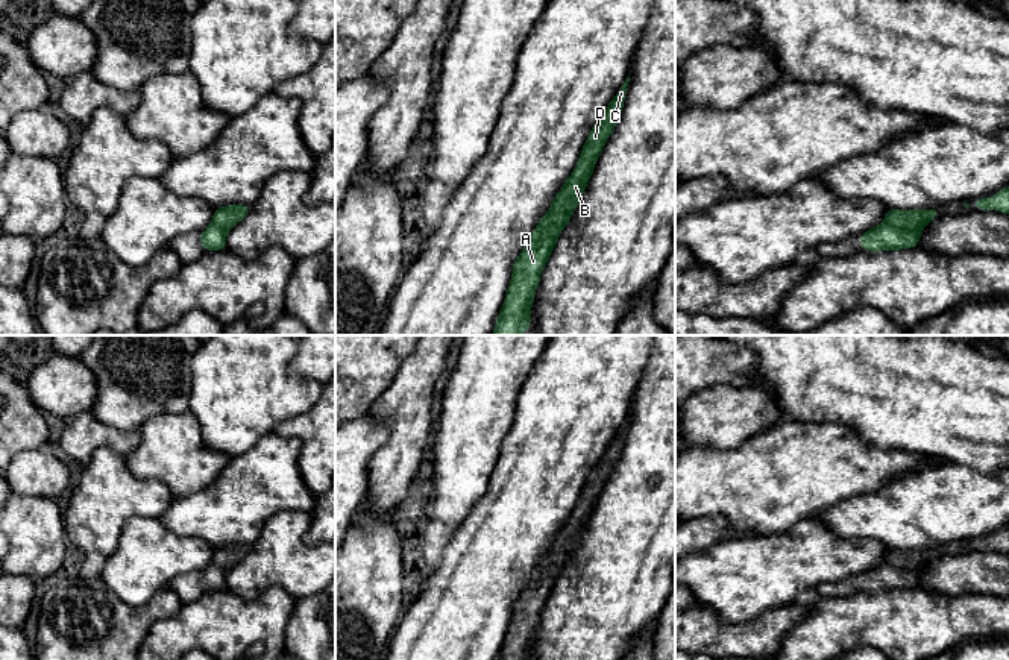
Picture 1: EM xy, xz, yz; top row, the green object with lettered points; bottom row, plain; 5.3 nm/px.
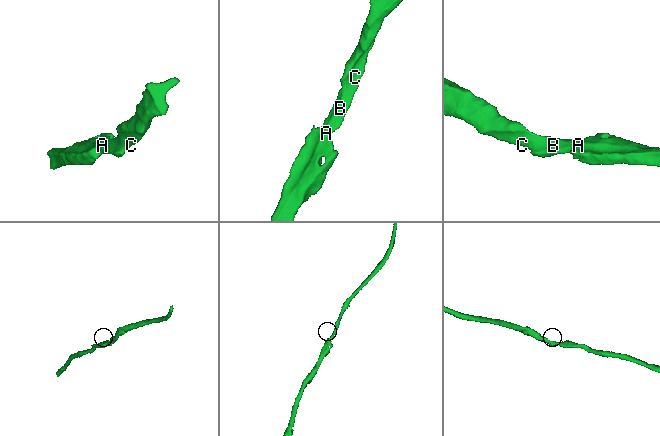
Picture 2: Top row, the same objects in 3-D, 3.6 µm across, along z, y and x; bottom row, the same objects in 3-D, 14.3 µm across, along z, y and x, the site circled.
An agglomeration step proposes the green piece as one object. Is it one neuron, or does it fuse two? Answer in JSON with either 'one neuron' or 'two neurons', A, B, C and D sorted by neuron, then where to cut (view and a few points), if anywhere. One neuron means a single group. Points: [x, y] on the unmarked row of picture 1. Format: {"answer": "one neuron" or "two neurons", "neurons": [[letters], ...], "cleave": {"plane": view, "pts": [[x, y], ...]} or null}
{"answer": "one neuron", "neurons": [["A", "B", "C", "D"]], "cleave": null}

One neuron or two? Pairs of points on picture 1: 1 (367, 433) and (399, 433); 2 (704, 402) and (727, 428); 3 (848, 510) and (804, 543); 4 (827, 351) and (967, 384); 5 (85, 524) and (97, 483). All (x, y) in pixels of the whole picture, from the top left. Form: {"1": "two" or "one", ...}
{"1": "two", "2": "one", "3": "two", "4": "one", "5": "one"}

